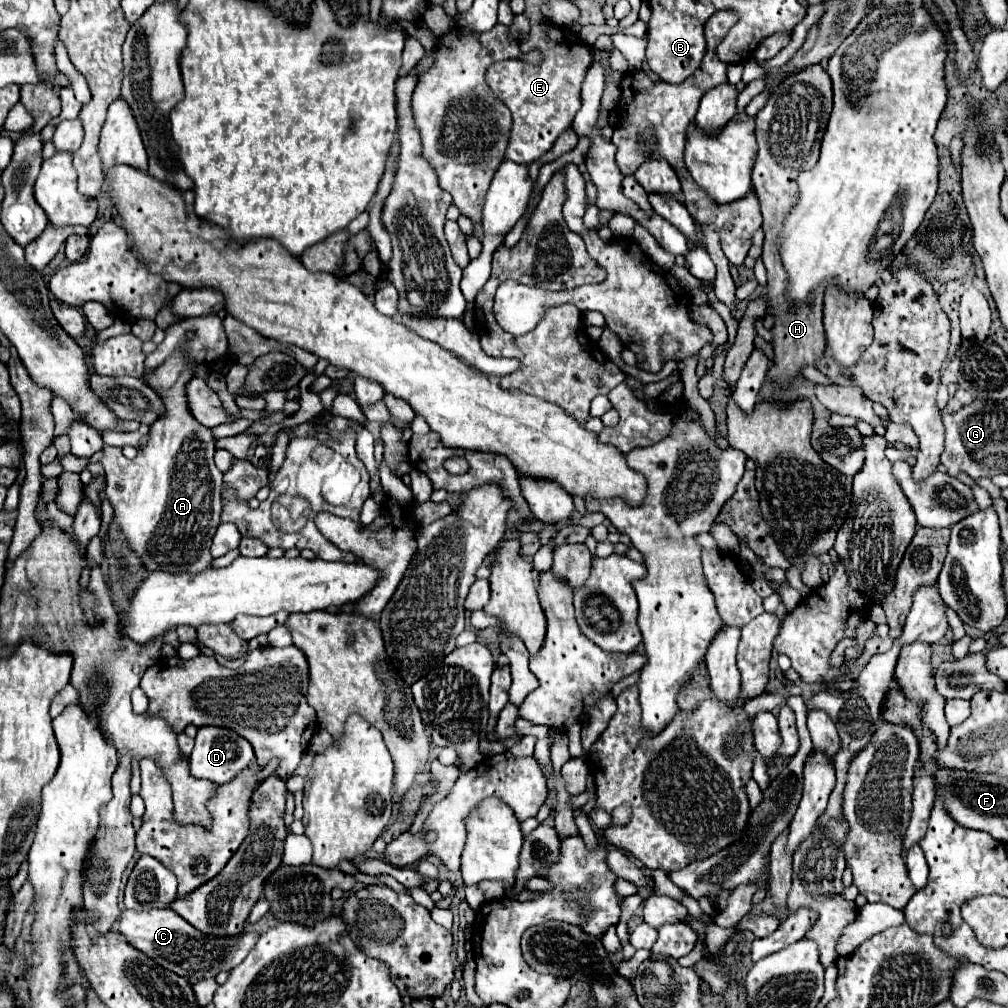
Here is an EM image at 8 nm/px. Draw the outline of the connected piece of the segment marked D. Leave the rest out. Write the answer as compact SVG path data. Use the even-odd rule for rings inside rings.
M199 728L197 736L195 736L195 748L189 758L191 776L209 780L219 786L231 782L231 778L241 774L253 762L255 762L255 754L253 754L251 744L227 728Z

